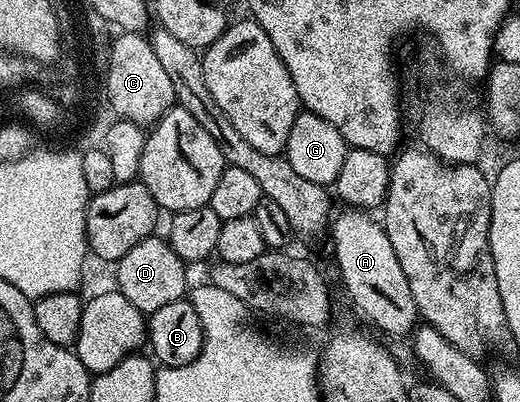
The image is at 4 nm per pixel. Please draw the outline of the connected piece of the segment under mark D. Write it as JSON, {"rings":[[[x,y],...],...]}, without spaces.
{"rings":[[[155,233],[133,245],[133,249],[125,253],[125,257],[118,259],[115,269],[115,279],[119,282],[116,283],[117,290],[125,297],[129,297],[129,301],[133,301],[133,305],[137,305],[137,309],[144,313],[162,309],[164,305],[184,298],[189,291],[188,268],[183,259],[177,257],[177,253],[166,238],[159,236],[158,239],[158,234]]]}

